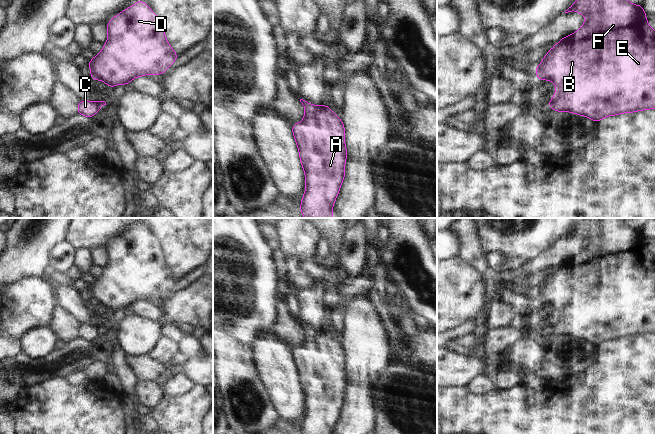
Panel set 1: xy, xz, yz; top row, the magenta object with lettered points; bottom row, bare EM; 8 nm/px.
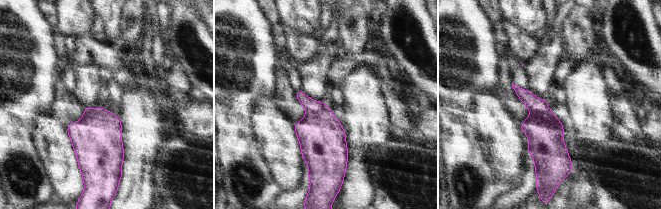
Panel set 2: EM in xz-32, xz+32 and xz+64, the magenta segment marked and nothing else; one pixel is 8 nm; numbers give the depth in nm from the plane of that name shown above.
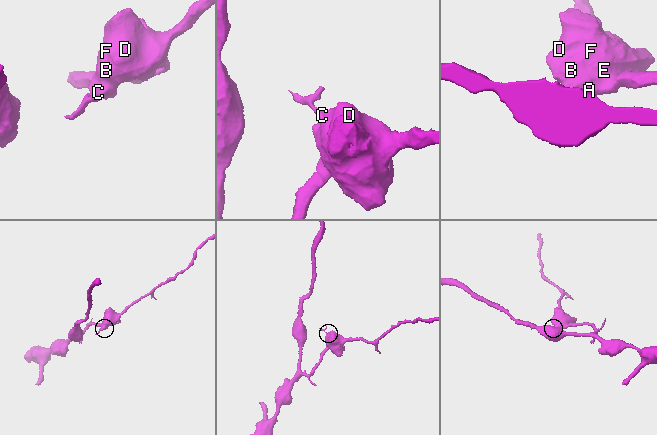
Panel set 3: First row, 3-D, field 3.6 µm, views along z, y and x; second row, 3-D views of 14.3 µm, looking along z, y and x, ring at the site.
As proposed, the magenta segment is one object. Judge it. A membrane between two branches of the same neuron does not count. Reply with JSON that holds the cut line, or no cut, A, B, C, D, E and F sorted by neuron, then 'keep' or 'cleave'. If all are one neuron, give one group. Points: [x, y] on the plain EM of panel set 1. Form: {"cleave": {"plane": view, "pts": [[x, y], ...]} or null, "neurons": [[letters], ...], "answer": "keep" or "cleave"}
{"cleave": null, "neurons": [["A", "B", "C", "D", "E", "F"]], "answer": "keep"}

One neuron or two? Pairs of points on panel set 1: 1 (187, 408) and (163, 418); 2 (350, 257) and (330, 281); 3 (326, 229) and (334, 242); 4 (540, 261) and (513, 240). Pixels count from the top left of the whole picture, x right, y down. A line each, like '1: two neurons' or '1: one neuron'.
1: one neuron
2: two neurons
3: one neuron
4: two neurons

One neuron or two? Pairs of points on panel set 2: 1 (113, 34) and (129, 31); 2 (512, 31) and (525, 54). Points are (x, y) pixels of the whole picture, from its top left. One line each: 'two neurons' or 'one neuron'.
1: two neurons
2: one neuron

